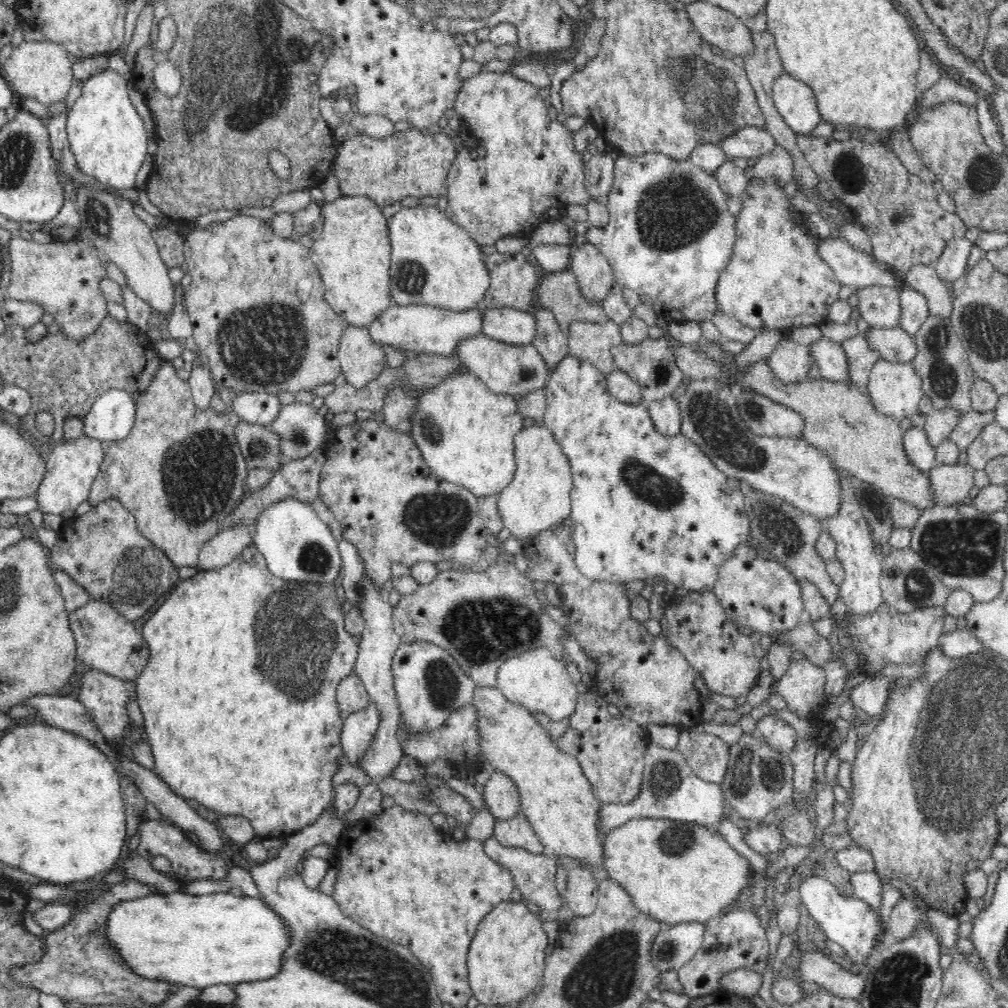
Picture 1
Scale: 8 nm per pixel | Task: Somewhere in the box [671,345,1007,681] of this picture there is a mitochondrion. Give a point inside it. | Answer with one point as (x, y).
(965, 548)

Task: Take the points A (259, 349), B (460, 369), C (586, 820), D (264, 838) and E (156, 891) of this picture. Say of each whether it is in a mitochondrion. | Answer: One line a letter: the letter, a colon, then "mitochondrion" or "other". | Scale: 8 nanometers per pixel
A: mitochondrion
B: other
C: other
D: other
E: other

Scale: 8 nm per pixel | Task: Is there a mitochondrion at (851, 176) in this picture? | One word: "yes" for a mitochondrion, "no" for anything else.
yes

